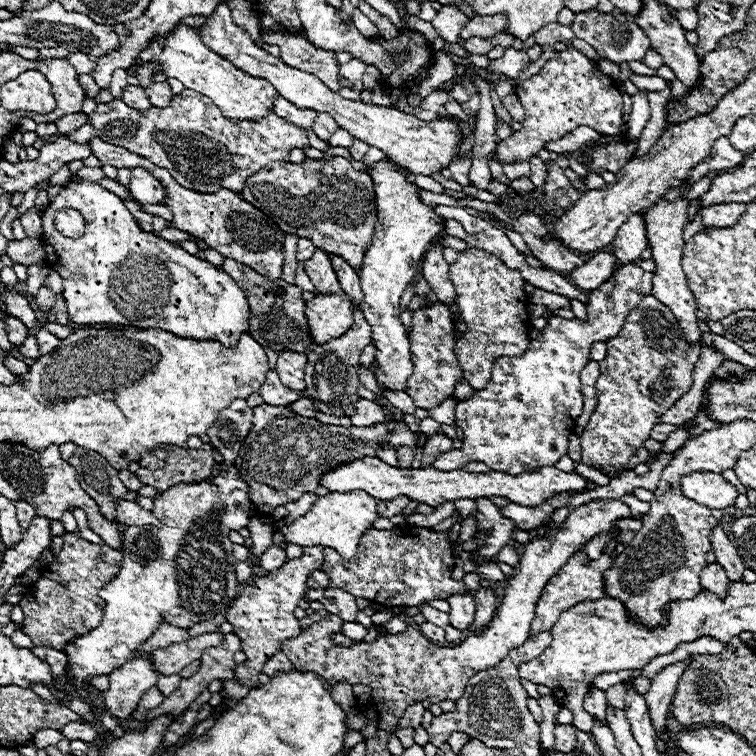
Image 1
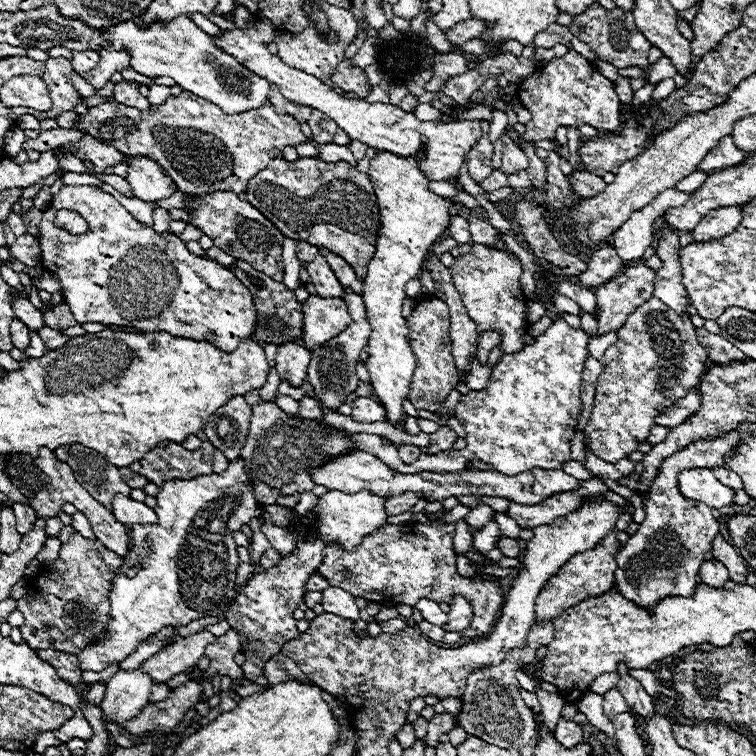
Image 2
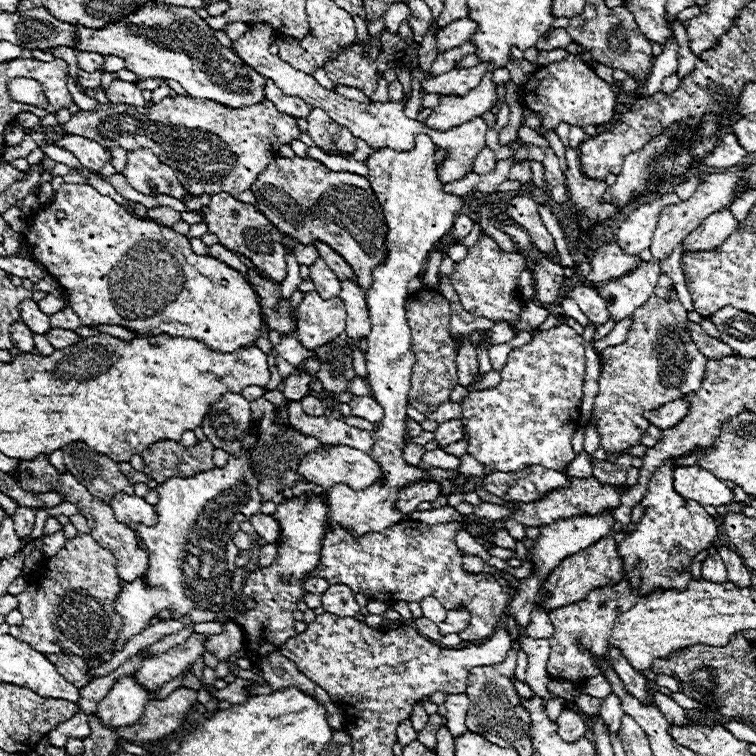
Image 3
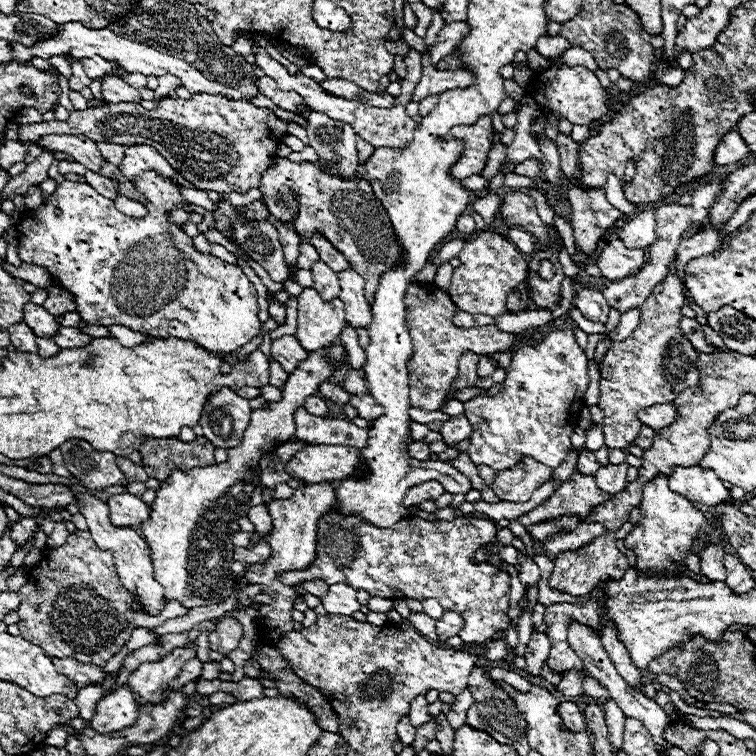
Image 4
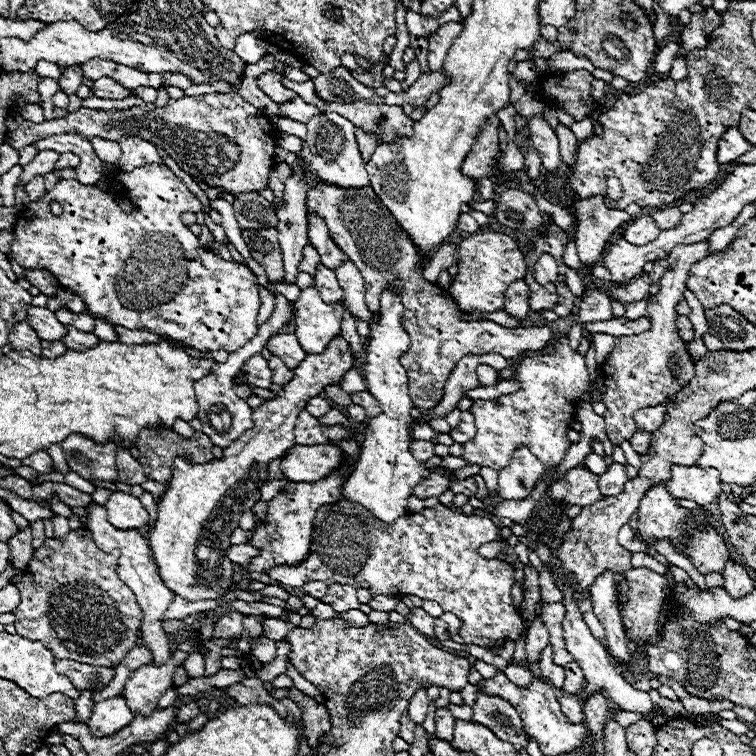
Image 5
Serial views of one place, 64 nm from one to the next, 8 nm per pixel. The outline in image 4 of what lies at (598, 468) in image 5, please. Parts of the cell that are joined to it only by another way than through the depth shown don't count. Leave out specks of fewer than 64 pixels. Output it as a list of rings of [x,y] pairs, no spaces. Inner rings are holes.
[[[582,450],[578,454],[578,462],[576,462],[576,472],[580,474],[594,474],[594,470],[600,466],[600,462],[596,462],[594,454],[588,450]]]

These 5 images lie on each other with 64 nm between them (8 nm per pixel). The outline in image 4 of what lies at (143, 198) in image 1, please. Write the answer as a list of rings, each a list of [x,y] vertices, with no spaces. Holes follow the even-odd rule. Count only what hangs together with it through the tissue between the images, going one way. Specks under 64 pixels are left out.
[[[126,146],[124,148],[124,162],[120,166],[120,172],[128,180],[134,180],[138,174],[142,174],[146,170],[154,170],[162,178],[170,178],[176,186],[180,186],[172,166],[156,150],[152,150],[150,146]],[[180,186],[180,194],[182,194],[182,198],[184,198],[186,202],[190,202],[190,204],[202,206],[202,208],[206,208],[206,210],[214,210],[214,202],[208,200],[208,196],[206,196],[204,190],[192,190],[192,188],[188,190],[188,188]]]

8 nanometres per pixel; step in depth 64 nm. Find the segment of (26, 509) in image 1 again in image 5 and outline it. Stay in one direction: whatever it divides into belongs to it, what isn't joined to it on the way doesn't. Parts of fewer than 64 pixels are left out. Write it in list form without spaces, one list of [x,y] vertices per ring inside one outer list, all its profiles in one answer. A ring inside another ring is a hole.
[[[20,528],[18,534],[14,534],[10,540],[10,550],[14,550],[14,554],[10,554],[12,562],[16,564],[18,570],[24,570],[32,558],[32,530],[28,528]]]

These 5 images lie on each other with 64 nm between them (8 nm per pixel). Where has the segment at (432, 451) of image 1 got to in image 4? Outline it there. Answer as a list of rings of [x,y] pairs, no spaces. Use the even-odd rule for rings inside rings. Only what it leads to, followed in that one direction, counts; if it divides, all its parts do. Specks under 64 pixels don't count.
[[[460,414],[460,416],[454,416],[454,418],[446,420],[442,424],[440,434],[442,434],[442,442],[450,446],[450,444],[456,444],[456,442],[462,442],[462,440],[470,438],[472,426],[470,426],[468,418],[464,414]]]

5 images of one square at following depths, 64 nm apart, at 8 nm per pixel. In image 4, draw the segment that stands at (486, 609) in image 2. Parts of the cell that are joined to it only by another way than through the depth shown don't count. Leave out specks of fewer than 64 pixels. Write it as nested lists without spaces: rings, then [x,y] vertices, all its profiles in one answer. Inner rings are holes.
[[[330,510],[322,522],[318,522],[318,558],[314,564],[300,572],[280,574],[284,584],[298,586],[310,578],[322,578],[330,582],[346,582],[354,590],[366,590],[370,596],[380,596],[388,600],[414,598],[426,600],[436,598],[444,610],[454,610],[466,618],[466,626],[460,630],[460,638],[472,644],[484,644],[498,636],[498,632],[510,626],[508,622],[508,592],[510,576],[492,564],[472,564],[470,558],[480,546],[486,546],[488,540],[494,540],[496,526],[490,520],[482,518],[464,518],[458,516],[452,522],[426,522],[420,518],[404,518],[392,528],[372,528],[360,518],[342,518],[336,510]]]

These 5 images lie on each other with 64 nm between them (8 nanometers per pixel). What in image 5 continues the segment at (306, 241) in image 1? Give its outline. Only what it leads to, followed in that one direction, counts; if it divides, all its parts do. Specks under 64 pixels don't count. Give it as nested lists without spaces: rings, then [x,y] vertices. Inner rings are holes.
[[[308,244],[308,246],[304,246],[304,250],[302,250],[302,260],[300,260],[300,264],[298,264],[298,270],[302,270],[302,272],[314,276],[318,262],[320,262],[318,252]]]

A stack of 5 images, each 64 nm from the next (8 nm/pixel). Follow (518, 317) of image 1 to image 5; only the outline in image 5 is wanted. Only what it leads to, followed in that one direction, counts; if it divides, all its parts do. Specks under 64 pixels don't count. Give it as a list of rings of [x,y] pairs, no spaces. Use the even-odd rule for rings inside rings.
[[[474,232],[458,244],[458,274],[447,292],[462,312],[496,312],[504,310],[504,292],[516,280],[526,276],[524,254],[516,240],[500,232]]]

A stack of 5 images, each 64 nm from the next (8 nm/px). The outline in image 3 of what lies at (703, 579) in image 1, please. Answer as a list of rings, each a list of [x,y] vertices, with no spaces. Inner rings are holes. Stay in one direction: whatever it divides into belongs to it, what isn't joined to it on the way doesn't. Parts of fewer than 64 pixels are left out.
[[[712,552],[704,562],[702,562],[702,578],[706,582],[714,582],[714,584],[722,584],[728,580],[728,572],[724,562],[718,558],[716,552]]]

